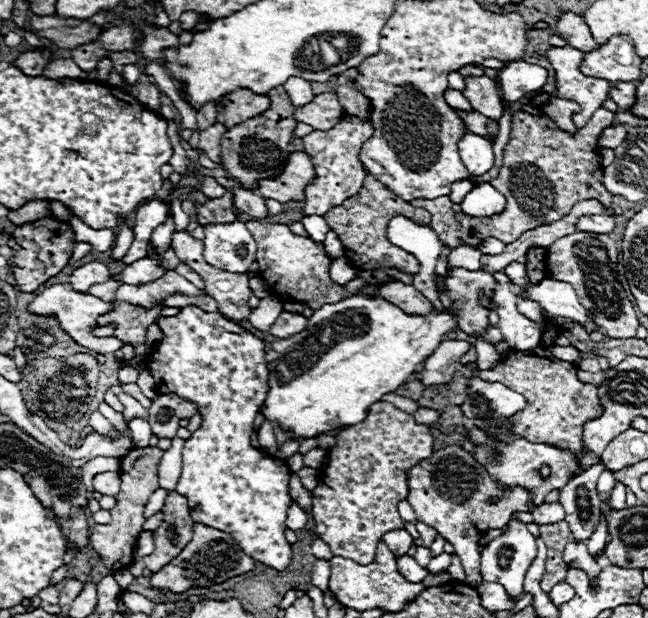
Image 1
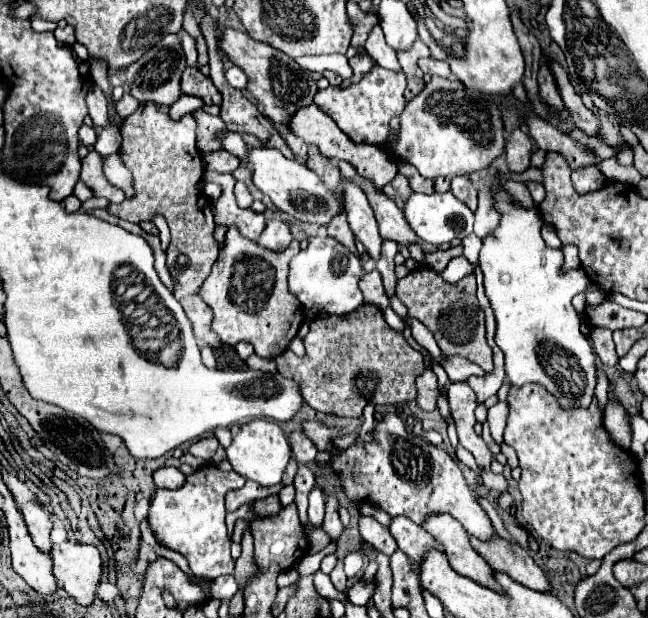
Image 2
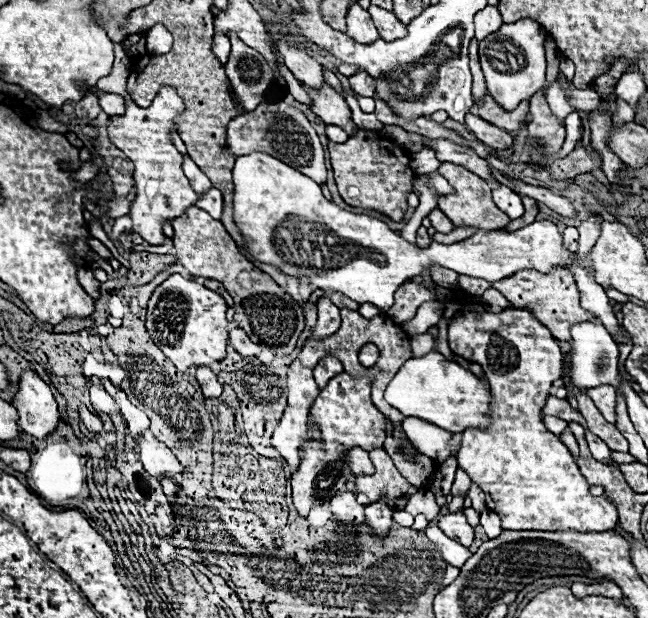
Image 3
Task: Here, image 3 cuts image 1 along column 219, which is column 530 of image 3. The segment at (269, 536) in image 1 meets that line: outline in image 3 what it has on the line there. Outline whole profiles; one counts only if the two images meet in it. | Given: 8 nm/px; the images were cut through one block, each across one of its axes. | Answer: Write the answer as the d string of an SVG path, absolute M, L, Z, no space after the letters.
M456 290L452 294L450 302L458 310L452 322L448 322L448 346L456 356L482 366L490 384L492 402L488 412L490 426L486 430L468 428L468 432L464 432L462 446L456 454L458 468L464 470L472 478L472 482L476 482L484 490L484 494L488 496L486 506L492 512L500 514L504 530L612 530L612 526L616 526L618 522L616 508L606 500L606 496L598 498L588 492L590 484L580 474L568 448L542 424L542 408L546 398L550 396L550 386L562 376L562 352L556 338L528 310L506 308L504 312L496 314L488 310L472 312L472 300L474 296L462 290Z

